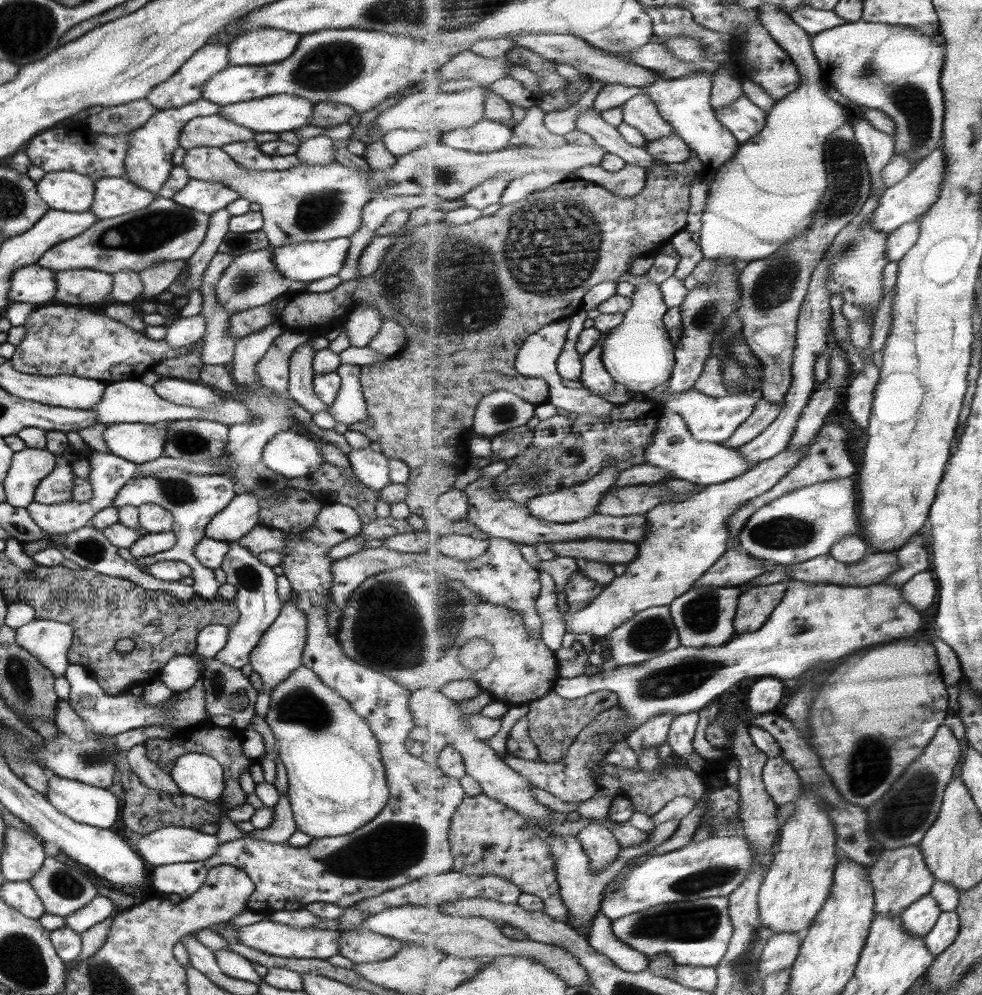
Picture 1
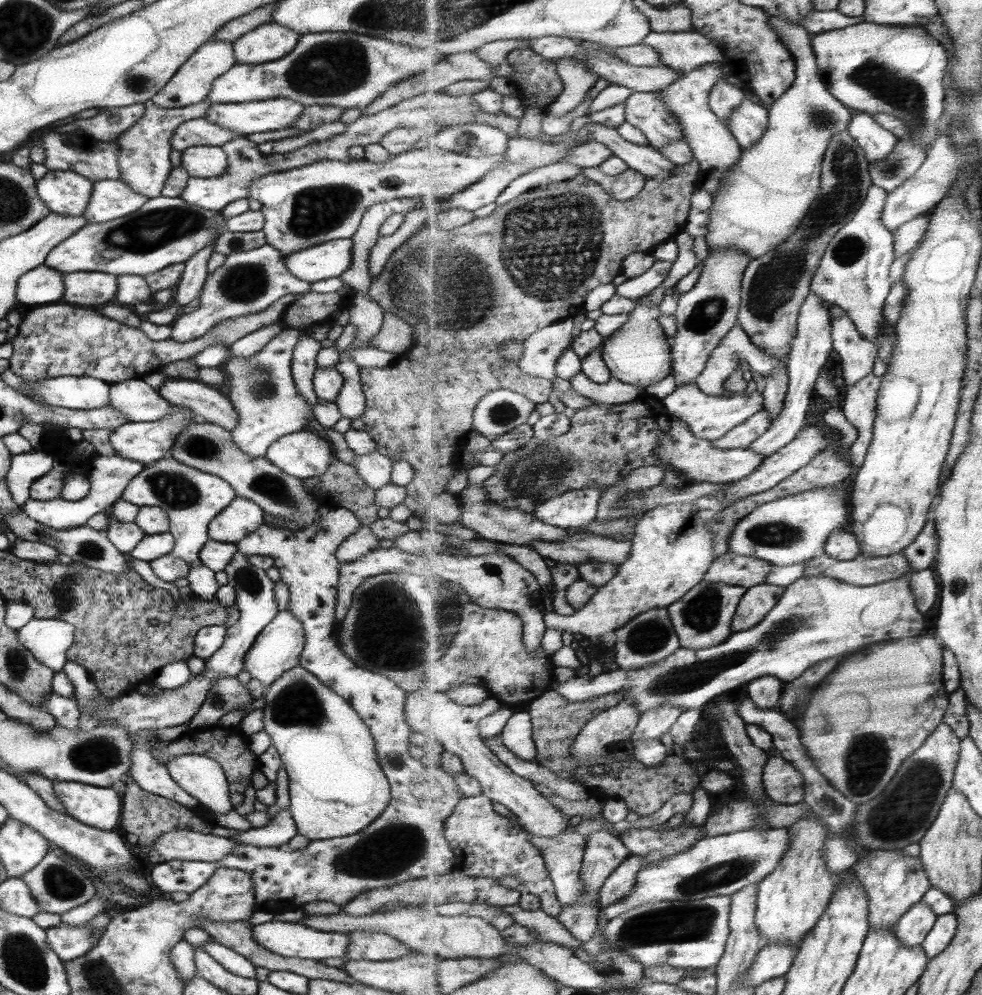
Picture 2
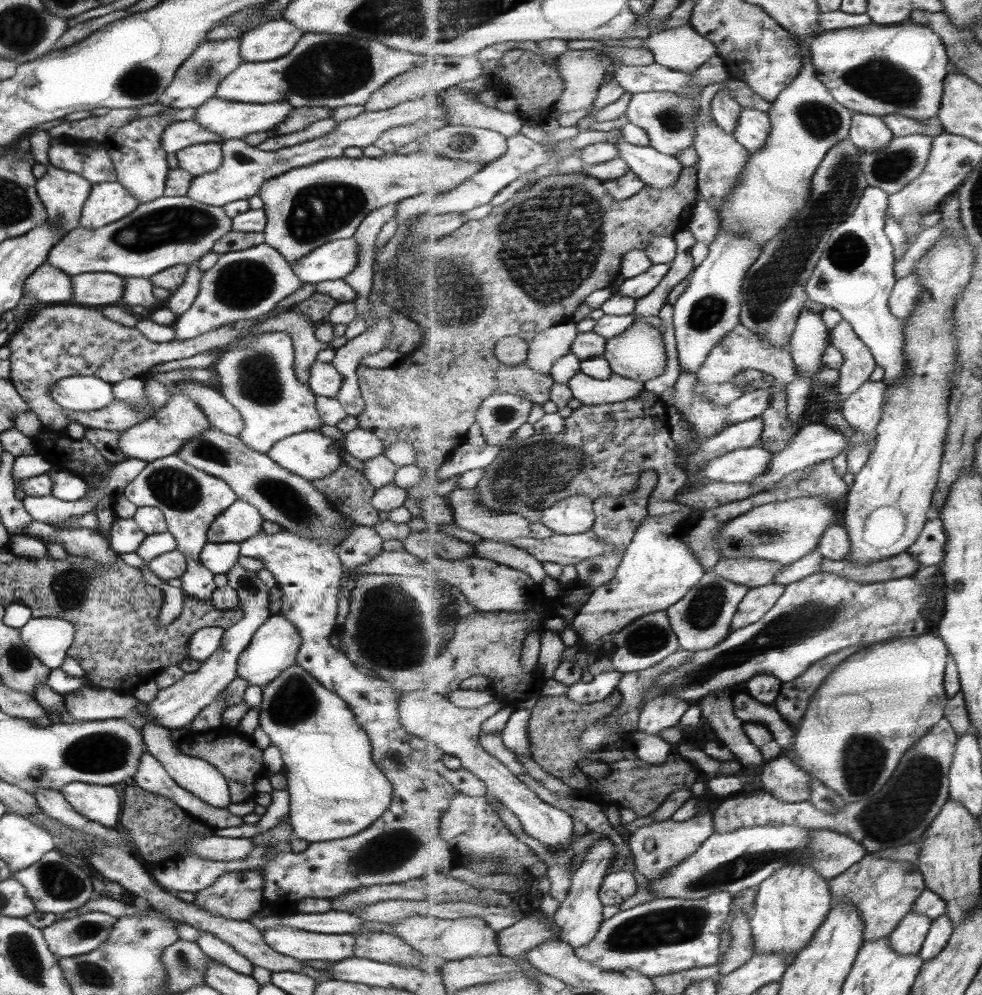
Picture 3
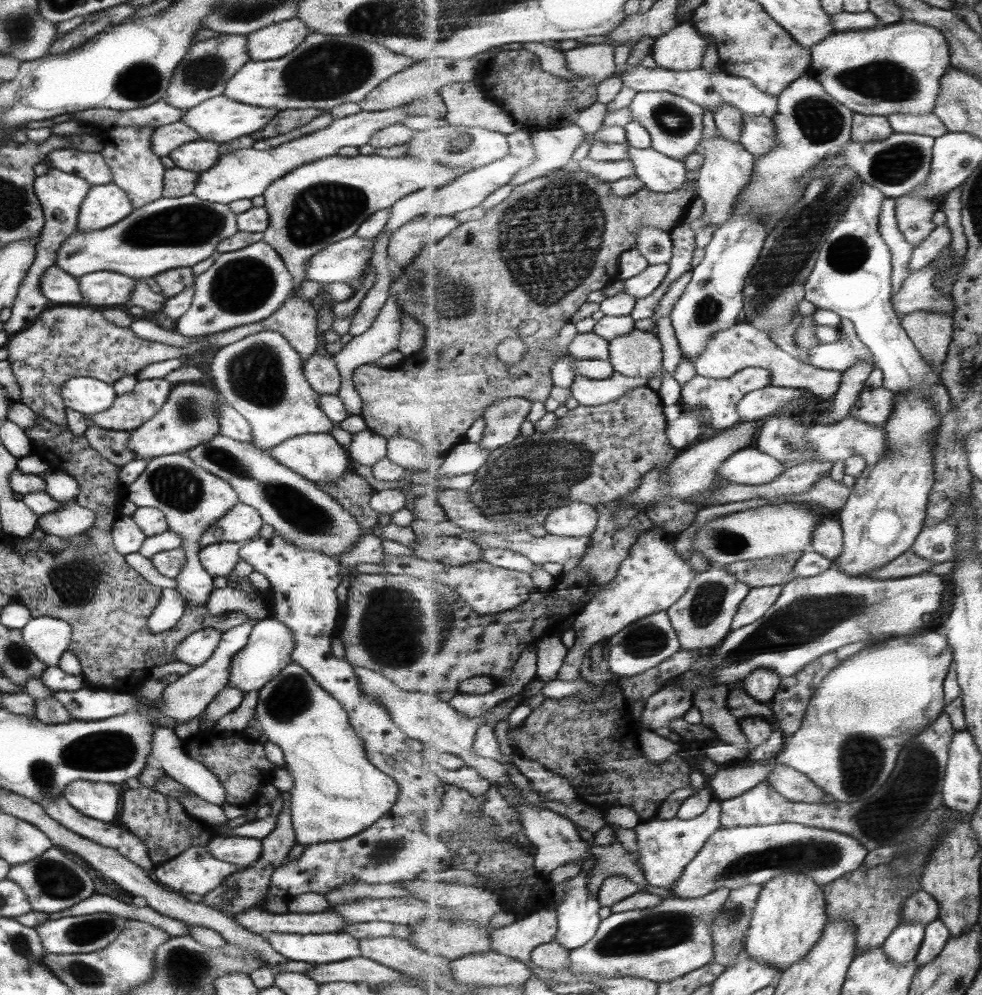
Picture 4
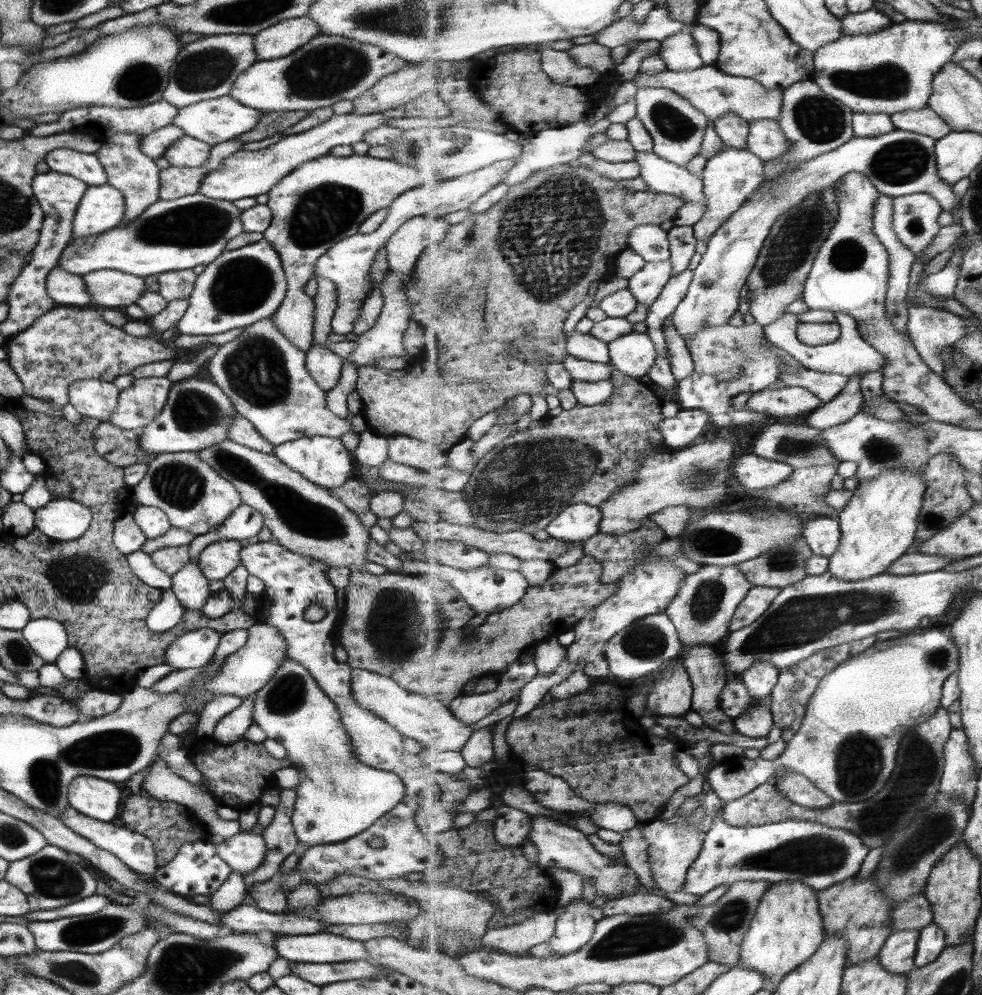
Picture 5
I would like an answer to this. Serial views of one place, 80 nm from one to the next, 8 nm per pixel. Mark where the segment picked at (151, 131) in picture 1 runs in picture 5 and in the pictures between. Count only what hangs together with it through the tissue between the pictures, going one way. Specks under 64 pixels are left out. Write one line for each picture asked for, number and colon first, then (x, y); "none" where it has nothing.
2: (144, 148)
3: (139, 163)
4: (135, 169)
5: (135, 176)

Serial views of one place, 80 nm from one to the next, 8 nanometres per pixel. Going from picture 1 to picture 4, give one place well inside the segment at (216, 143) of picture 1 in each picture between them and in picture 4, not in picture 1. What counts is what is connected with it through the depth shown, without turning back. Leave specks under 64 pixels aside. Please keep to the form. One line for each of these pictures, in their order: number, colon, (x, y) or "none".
2: (198, 131)
3: (177, 135)
4: (165, 138)

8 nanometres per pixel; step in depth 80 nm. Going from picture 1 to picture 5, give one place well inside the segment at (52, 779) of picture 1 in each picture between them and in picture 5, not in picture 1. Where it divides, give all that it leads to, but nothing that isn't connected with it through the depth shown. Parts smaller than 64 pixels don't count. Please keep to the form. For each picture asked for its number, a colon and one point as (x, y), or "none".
2: (96, 807)
3: (97, 803)
4: (96, 800)
5: (98, 799)

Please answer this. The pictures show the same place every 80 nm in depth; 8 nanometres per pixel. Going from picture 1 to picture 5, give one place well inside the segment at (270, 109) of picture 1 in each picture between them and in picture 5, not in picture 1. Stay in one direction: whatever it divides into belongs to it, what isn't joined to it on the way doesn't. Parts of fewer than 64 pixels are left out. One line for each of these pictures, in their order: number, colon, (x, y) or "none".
2: (256, 116)
3: (228, 120)
4: (219, 119)
5: (213, 121)

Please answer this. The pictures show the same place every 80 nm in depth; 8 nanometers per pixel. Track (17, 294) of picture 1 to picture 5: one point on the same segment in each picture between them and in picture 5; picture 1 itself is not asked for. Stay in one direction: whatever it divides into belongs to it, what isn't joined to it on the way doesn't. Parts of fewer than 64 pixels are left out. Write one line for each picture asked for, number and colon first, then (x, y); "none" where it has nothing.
2: (41, 286)
3: (49, 286)
4: (59, 288)
5: (65, 289)

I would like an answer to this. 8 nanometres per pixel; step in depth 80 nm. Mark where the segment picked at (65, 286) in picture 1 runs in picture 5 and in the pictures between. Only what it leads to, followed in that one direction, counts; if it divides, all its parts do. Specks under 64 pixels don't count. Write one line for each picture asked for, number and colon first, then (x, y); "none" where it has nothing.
2: (81, 289)
3: (96, 288)
4: (102, 288)
5: (112, 289)

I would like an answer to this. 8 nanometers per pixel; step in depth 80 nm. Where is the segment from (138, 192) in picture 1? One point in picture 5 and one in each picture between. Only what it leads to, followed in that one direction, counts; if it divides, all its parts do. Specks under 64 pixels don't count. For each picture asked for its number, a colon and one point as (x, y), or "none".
2: (110, 199)
3: (107, 202)
4: (104, 205)
5: (101, 208)

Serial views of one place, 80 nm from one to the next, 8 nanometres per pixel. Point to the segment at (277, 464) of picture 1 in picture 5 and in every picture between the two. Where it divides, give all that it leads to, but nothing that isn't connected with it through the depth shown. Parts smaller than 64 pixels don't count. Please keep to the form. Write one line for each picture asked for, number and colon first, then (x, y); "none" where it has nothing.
2: (304, 454)
3: (310, 455)
4: (318, 458)
5: (323, 461)

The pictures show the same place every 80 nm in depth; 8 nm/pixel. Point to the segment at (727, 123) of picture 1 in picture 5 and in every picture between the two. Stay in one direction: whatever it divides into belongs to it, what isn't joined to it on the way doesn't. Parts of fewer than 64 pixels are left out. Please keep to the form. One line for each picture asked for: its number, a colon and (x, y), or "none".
2: (748, 123)
3: (754, 127)
4: (759, 136)
5: (767, 140)

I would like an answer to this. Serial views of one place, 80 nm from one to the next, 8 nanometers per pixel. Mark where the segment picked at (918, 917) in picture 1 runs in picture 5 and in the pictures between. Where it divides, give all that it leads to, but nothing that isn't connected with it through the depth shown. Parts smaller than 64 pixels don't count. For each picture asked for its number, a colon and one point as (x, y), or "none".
2: (914, 926)
3: (908, 938)
4: (903, 945)
5: (898, 955)

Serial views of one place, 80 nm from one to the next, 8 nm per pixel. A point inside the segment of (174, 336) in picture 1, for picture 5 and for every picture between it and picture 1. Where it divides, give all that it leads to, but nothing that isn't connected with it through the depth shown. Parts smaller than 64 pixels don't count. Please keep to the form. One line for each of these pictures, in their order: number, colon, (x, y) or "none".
2: (247, 282)
3: (245, 284)
4: (241, 287)
5: (242, 285)

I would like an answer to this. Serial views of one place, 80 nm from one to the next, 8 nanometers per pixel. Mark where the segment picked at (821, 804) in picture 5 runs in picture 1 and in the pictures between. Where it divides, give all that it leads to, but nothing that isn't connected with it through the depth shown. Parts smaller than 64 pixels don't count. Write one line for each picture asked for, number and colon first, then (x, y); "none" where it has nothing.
1: (783, 783)
2: (784, 784)
3: (781, 777)
4: (797, 787)

